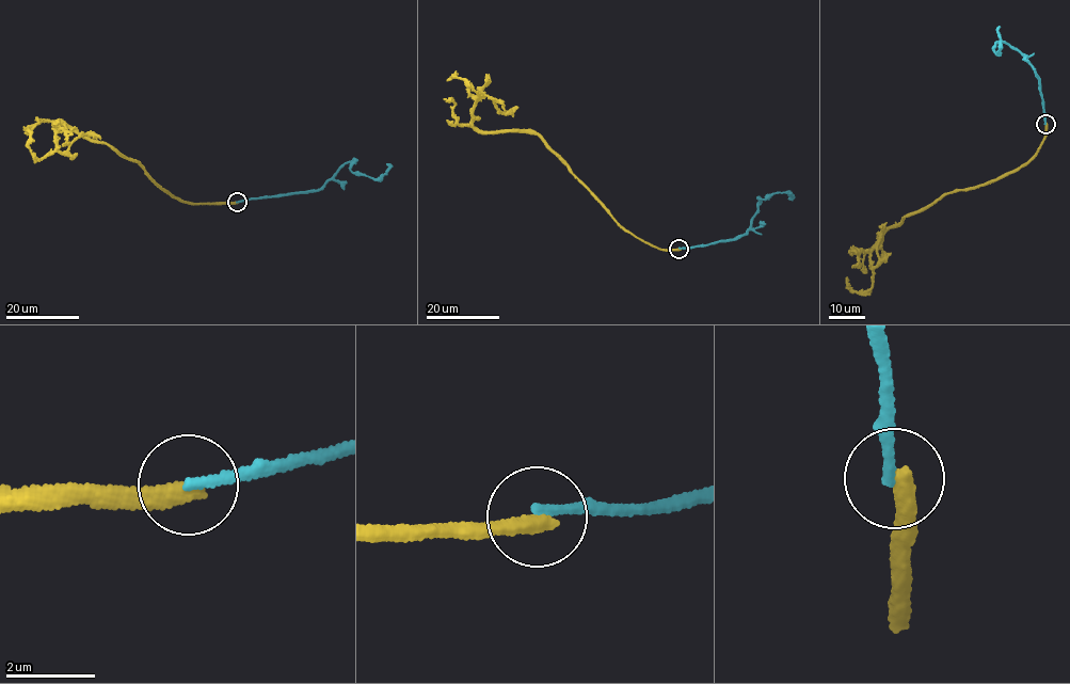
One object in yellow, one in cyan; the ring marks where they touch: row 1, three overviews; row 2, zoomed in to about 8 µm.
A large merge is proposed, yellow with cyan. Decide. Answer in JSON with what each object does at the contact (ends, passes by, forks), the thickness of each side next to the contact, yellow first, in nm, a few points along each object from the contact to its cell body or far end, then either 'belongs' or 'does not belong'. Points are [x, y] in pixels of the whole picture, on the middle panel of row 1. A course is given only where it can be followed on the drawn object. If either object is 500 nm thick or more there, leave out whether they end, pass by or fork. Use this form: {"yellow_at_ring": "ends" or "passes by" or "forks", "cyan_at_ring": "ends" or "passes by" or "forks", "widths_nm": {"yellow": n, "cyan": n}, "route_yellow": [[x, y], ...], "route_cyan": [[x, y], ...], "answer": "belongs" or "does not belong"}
{"yellow_at_ring": "ends", "cyan_at_ring": "ends", "widths_nm": {"yellow": 400, "cyan": 200}, "route_yellow": [[679, 249], [657, 248], [620, 227], [538, 134], [474, 128], [475, 104], [482, 94], [459, 78], [447, 80]], "route_cyan": [[679, 249], [734, 240], [746, 233], [759, 197], [766, 200], [783, 192], [792, 194], [792, 200]], "answer": "does not belong"}

